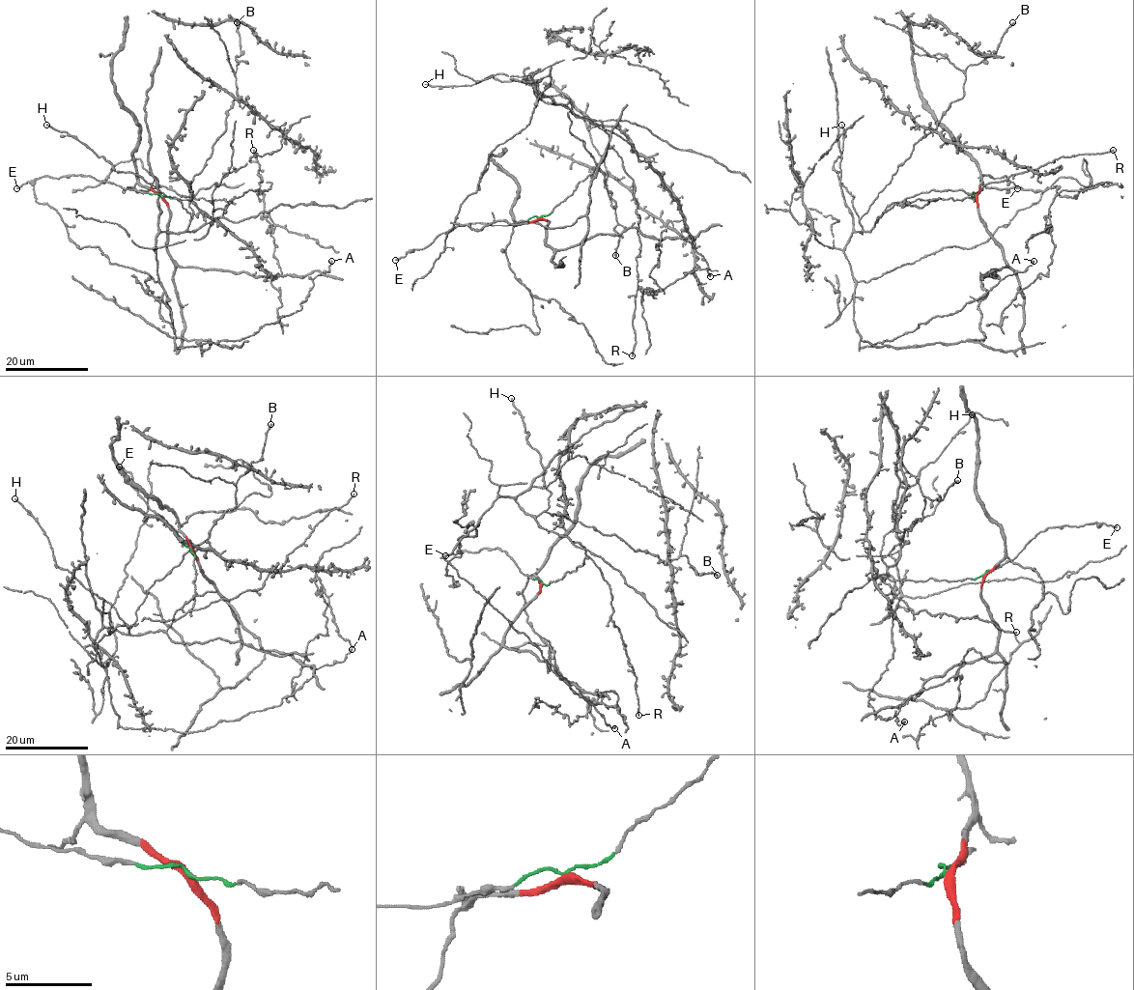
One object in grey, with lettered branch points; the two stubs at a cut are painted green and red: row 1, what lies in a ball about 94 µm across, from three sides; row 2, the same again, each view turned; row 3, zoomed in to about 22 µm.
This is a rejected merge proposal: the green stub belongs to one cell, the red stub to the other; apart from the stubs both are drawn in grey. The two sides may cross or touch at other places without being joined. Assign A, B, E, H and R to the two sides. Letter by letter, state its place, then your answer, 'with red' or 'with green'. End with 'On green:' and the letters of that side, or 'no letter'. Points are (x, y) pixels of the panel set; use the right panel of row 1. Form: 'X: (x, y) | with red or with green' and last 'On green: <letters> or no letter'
A: (1034, 261) | with green
B: (1012, 22) | with green
E: (1017, 188) | with green
H: (841, 125) | with green
R: (1113, 150) | with green
On green: A, B, E, H, R

